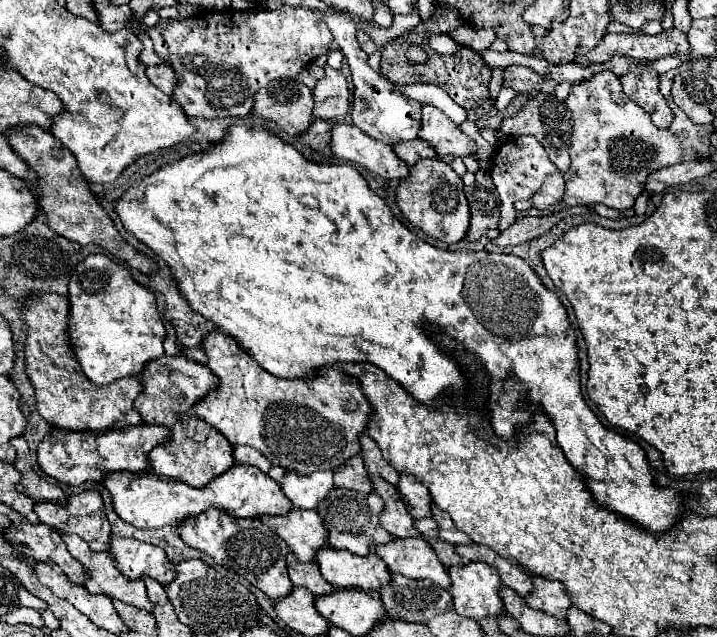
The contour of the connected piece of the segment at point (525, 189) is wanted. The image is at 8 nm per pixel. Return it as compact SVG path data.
M523 135L523 137L509 137L503 145L497 147L497 155L493 159L493 169L491 169L491 177L493 177L493 183L497 187L497 193L499 193L499 199L501 199L501 219L499 219L499 229L507 229L509 225L513 225L513 221L519 217L519 215L541 215L539 209L531 207L529 211L523 211L523 213L517 213L513 203L519 201L519 199L531 199L533 193L543 185L545 177L555 173L555 165L549 161L547 157L547 151L543 151L543 147L535 141L535 137L529 137L529 135Z

